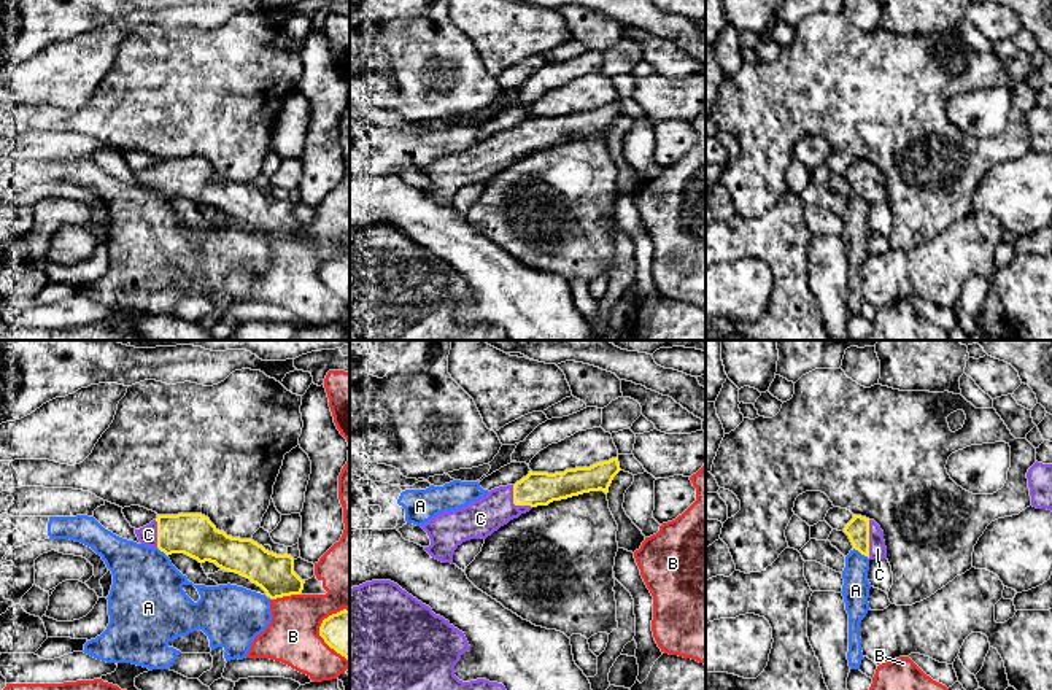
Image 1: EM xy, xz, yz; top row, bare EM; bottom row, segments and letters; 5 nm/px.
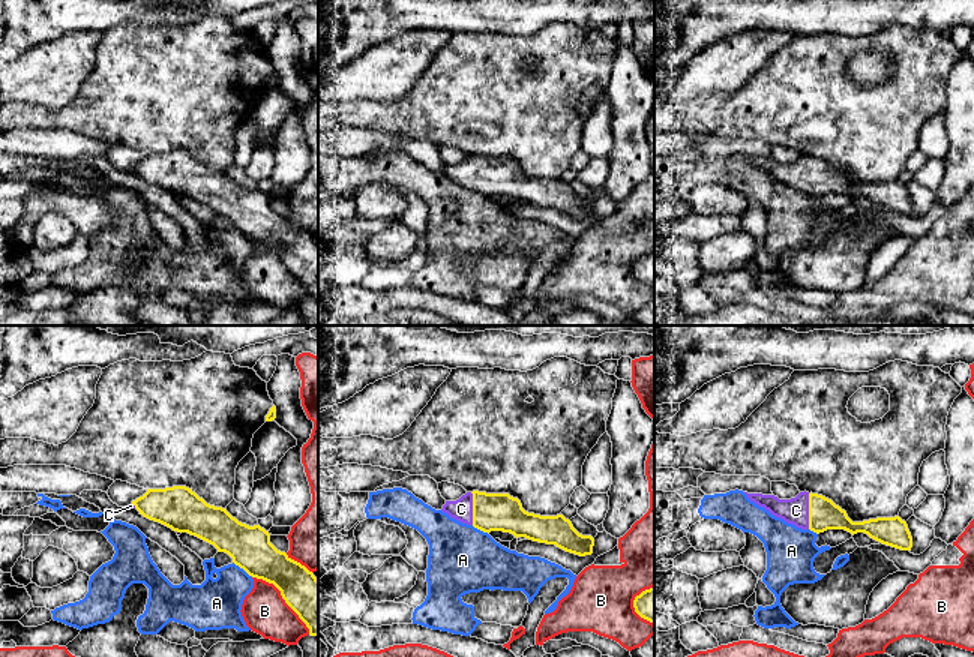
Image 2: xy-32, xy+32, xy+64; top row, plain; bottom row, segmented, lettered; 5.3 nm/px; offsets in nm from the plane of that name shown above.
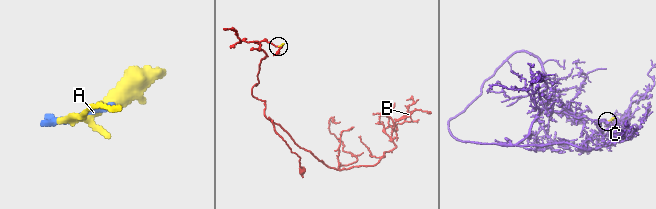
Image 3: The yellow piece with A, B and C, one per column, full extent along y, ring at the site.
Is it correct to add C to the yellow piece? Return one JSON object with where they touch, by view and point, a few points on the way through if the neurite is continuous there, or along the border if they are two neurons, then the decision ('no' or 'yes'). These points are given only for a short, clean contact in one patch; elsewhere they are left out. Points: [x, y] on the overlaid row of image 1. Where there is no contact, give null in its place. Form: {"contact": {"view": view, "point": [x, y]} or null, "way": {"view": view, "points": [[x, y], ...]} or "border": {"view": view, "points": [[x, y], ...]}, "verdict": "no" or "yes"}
{"contact": {"view": "yz", "point": [868, 539]}, "way": {"view": "yz", "points": [[857, 530], [868, 539], [877, 549]]}, "verdict": "yes"}

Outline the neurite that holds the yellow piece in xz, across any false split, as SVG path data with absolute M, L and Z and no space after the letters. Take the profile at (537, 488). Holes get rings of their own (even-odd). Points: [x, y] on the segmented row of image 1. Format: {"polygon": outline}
{"polygon": "M618 456L590 467L564 472L532 472L515 485L499 486L462 509L442 512L421 528L431 545L424 550L442 563L453 564L454 550L466 541L486 539L510 520L537 506L567 499L590 491L609 493L613 477L620 472Z"}

